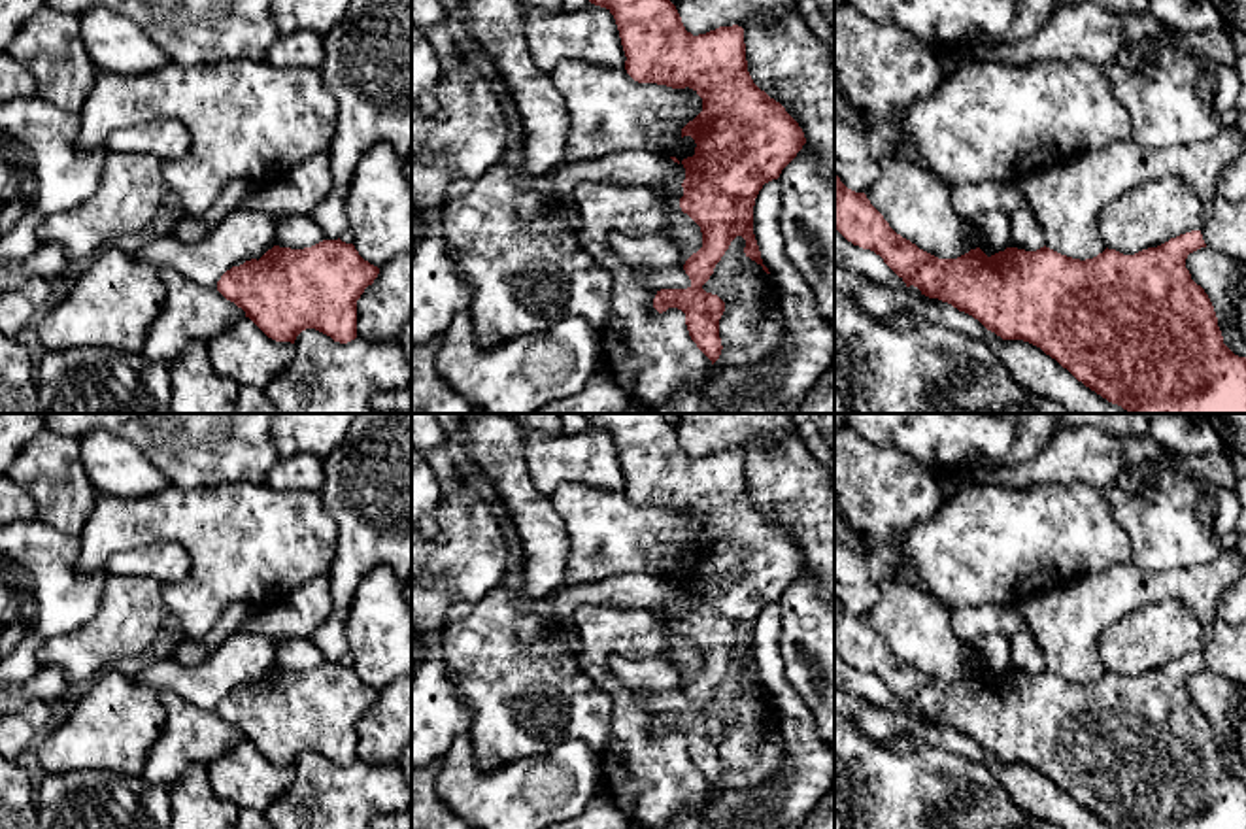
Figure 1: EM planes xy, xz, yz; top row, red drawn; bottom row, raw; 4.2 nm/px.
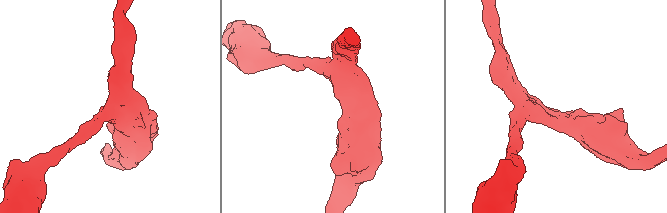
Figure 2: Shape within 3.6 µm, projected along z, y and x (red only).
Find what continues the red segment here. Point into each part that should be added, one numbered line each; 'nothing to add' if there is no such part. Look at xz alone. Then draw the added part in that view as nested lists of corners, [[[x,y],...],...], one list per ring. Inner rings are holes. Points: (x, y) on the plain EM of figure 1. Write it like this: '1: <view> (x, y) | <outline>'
1: xz (686, 569) | [[[683,559],[672,572],[666,574],[666,578],[676,580],[680,584],[680,589],[683,591],[682,584],[693,580],[695,570],[697,570],[695,563],[691,559]]]

